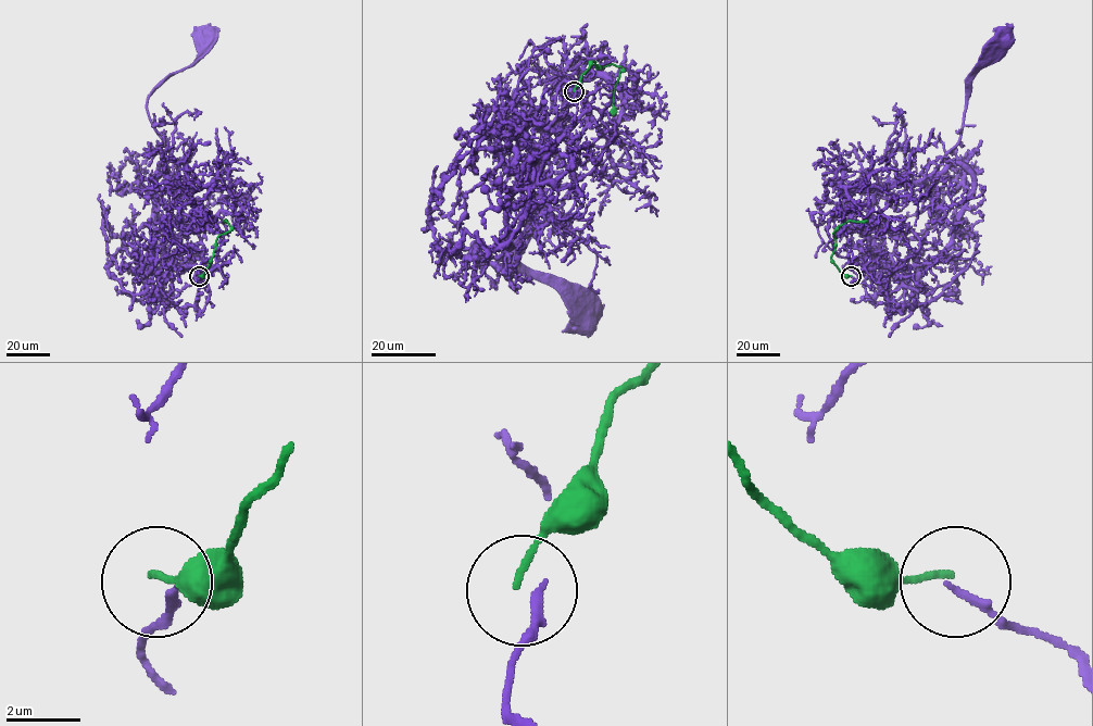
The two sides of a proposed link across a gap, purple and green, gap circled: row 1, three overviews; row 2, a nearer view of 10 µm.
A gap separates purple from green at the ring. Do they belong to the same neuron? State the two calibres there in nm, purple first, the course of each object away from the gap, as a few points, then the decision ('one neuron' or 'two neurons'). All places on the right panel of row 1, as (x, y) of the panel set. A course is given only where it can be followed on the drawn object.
280 nm thick on the purple side, 180 nm on the other; purple runs (851, 276), (868, 285), (888, 266), (870, 242), (875, 196), (939, 165), (960, 137), (969, 82), (1006, 41); green runs (851, 276), (843, 274), (831, 259), (836, 242), (832, 234), (850, 221), (867, 220); two neurons

